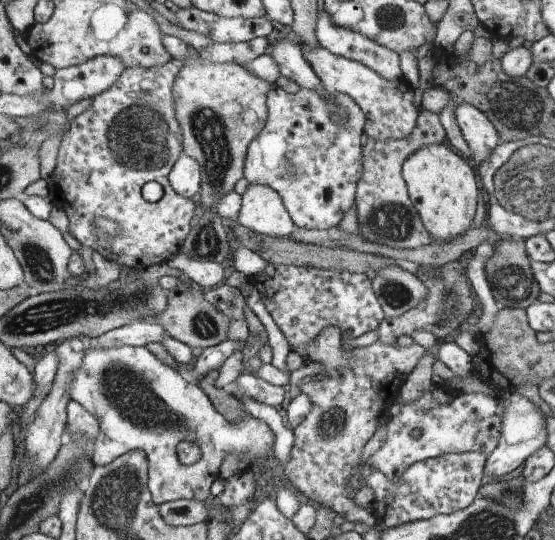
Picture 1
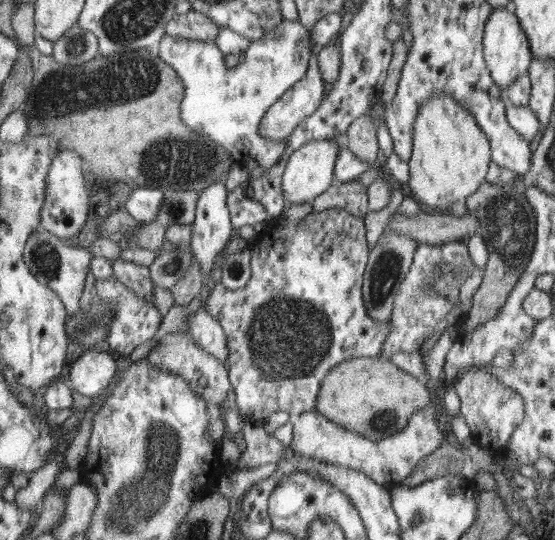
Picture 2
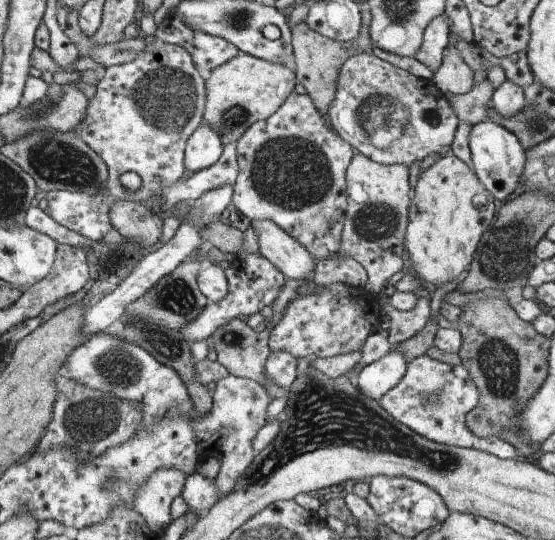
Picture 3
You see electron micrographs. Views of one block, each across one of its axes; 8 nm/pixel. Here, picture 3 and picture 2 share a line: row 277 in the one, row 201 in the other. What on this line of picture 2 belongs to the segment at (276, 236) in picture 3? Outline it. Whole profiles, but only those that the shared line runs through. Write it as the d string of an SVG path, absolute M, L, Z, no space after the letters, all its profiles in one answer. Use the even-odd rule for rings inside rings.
M321 139L306 143L296 150L290 157L282 176L282 190L287 205L298 206L313 200L328 190L335 183L335 164L342 148L331 139Z

